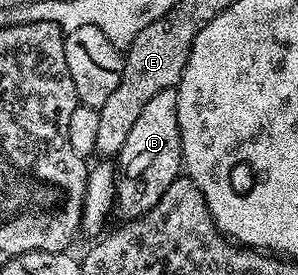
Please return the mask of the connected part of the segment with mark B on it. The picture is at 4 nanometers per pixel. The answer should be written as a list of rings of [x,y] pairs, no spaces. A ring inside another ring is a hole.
[[[164,89],[147,99],[139,119],[135,119],[131,131],[127,131],[127,143],[117,152],[113,178],[116,216],[121,216],[122,222],[142,217],[182,173],[177,95],[173,89]]]

